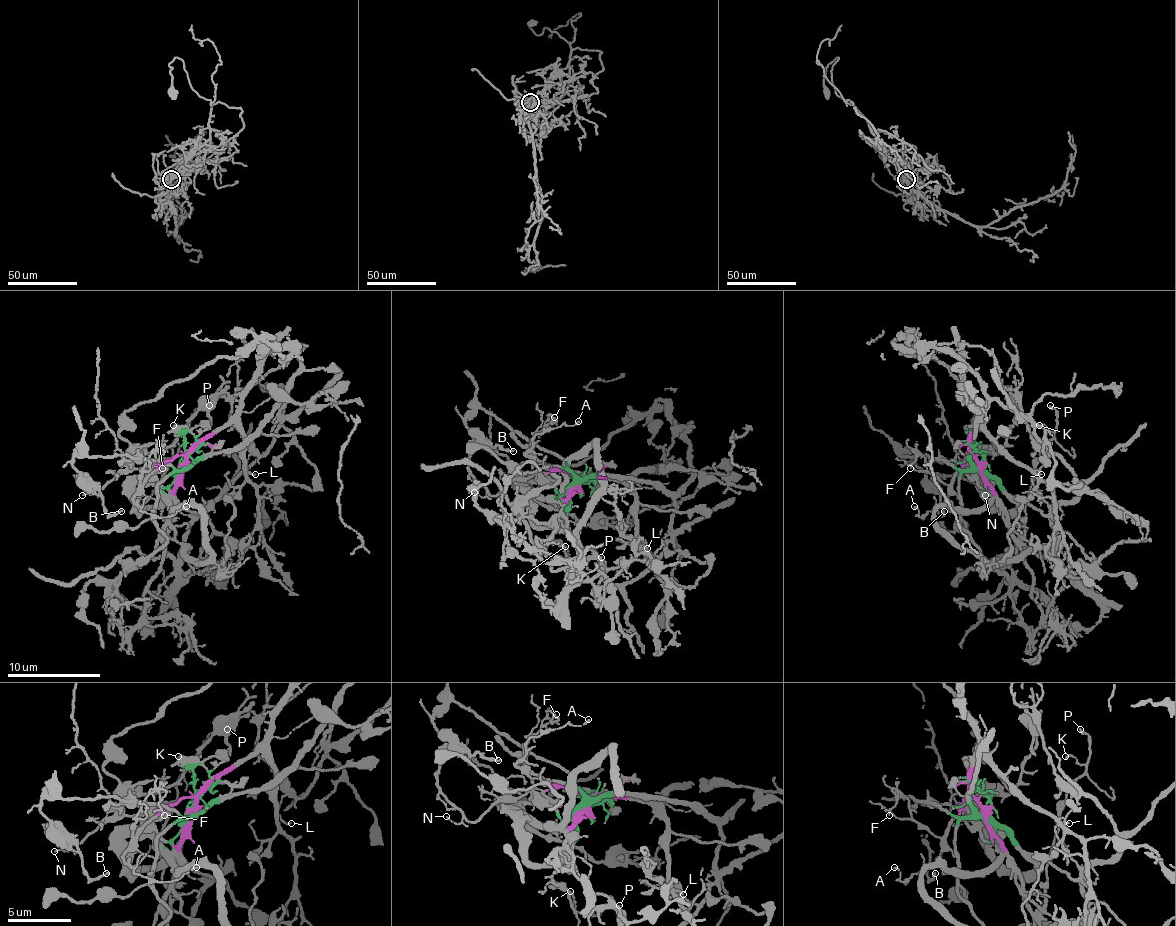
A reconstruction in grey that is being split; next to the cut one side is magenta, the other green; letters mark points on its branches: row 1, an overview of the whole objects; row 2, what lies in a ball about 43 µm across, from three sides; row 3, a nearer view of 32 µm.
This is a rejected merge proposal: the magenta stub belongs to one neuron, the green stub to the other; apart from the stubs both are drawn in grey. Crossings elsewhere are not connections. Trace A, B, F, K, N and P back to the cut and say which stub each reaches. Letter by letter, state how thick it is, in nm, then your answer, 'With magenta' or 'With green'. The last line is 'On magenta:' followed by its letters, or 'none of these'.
A: Thickness 110 nm. With magenta
B: Thickness 200 nm. With green
F: Thickness 130 nm. With magenta
K: Thickness 140 nm. With green
N: Thickness 80 nm. With green
P: Thickness 110 nm. With green
On magenta: A, F

